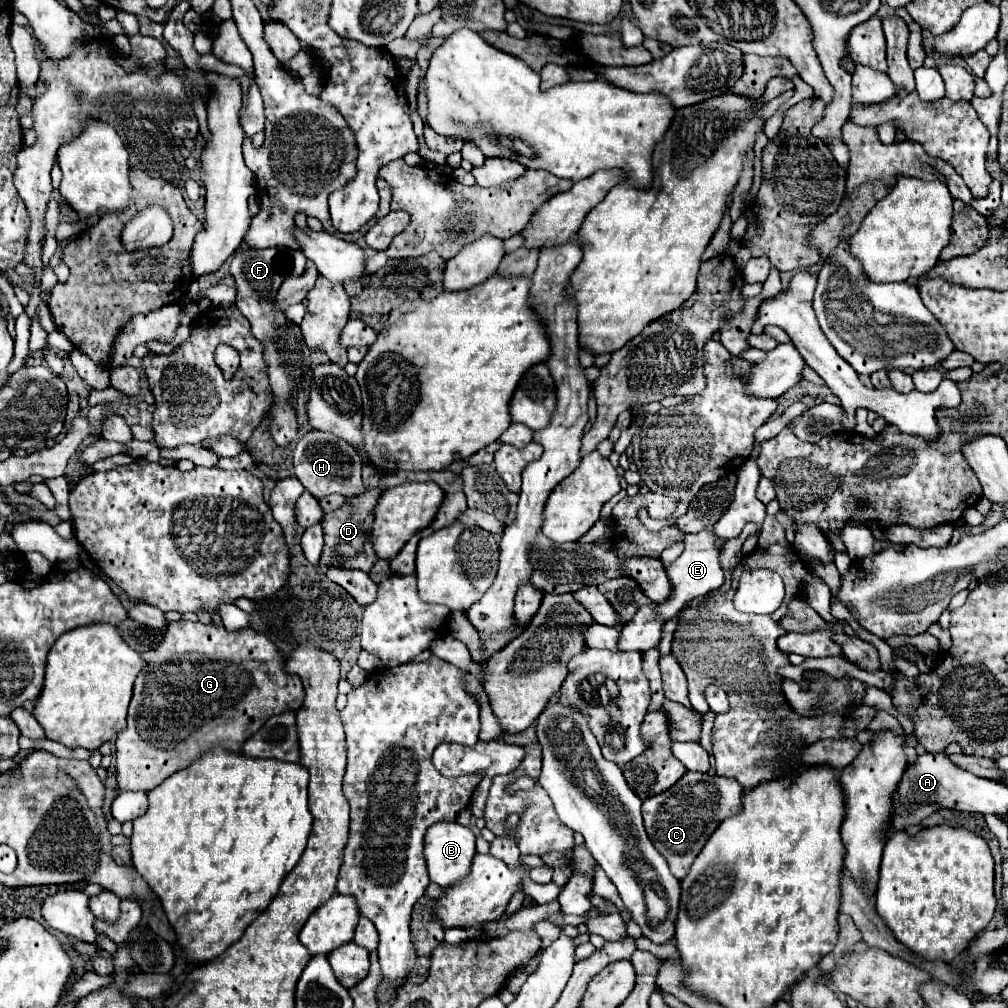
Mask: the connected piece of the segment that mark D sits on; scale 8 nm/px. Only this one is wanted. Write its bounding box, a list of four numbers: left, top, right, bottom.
[321,488,381,572]

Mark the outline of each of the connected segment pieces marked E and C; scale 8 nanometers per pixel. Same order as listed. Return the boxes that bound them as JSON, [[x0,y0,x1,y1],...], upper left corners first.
[[659,528,725,620],[643,772,743,880]]

